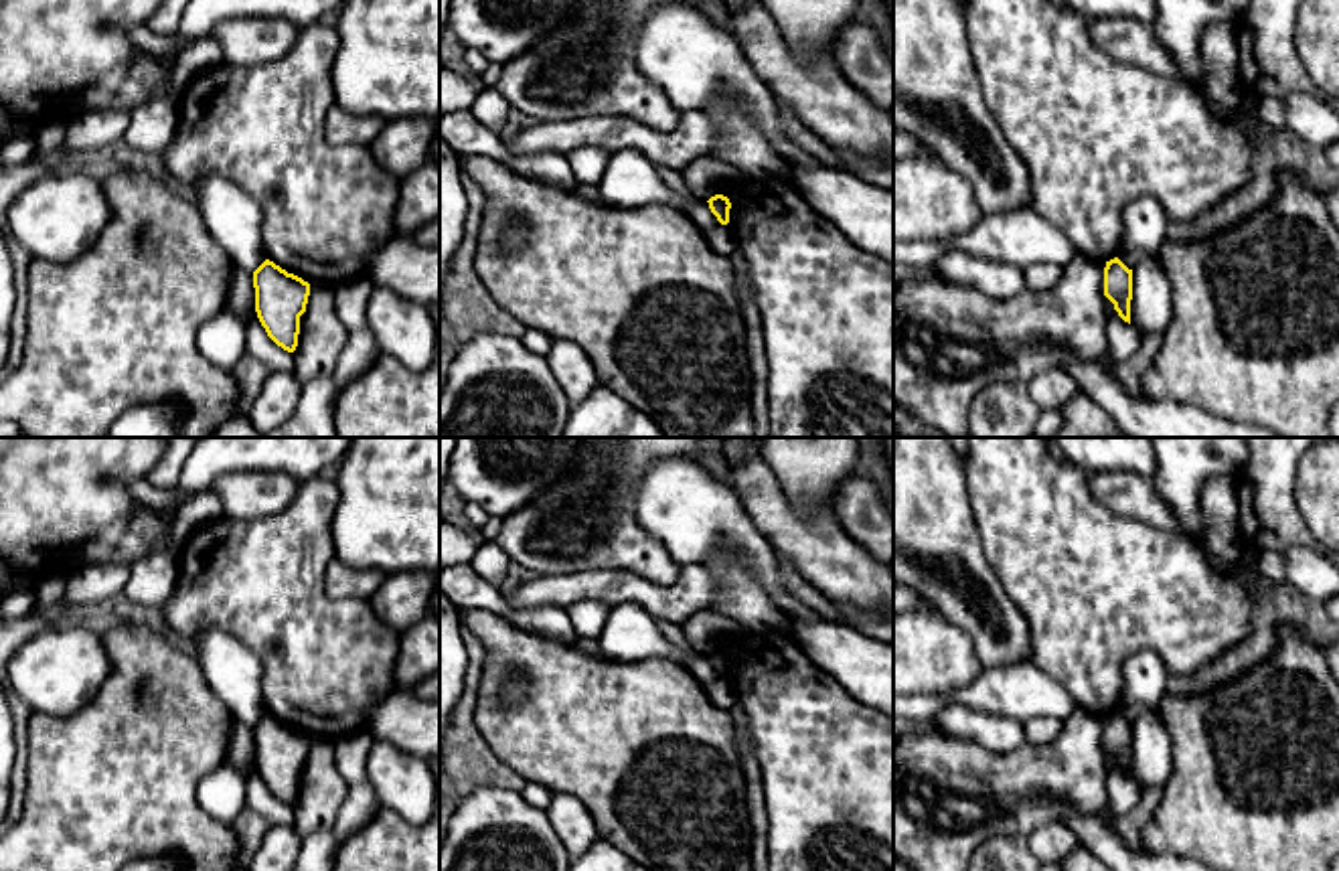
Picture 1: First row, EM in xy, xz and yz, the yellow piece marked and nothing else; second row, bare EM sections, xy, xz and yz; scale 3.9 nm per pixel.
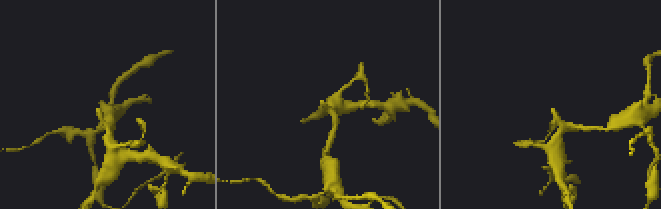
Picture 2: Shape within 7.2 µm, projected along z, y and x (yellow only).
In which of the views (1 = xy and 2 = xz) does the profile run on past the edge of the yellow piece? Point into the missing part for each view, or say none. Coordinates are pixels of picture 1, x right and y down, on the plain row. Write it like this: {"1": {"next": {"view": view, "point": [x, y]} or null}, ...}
{"1": {"next": null}, "2": {"next": null}}

